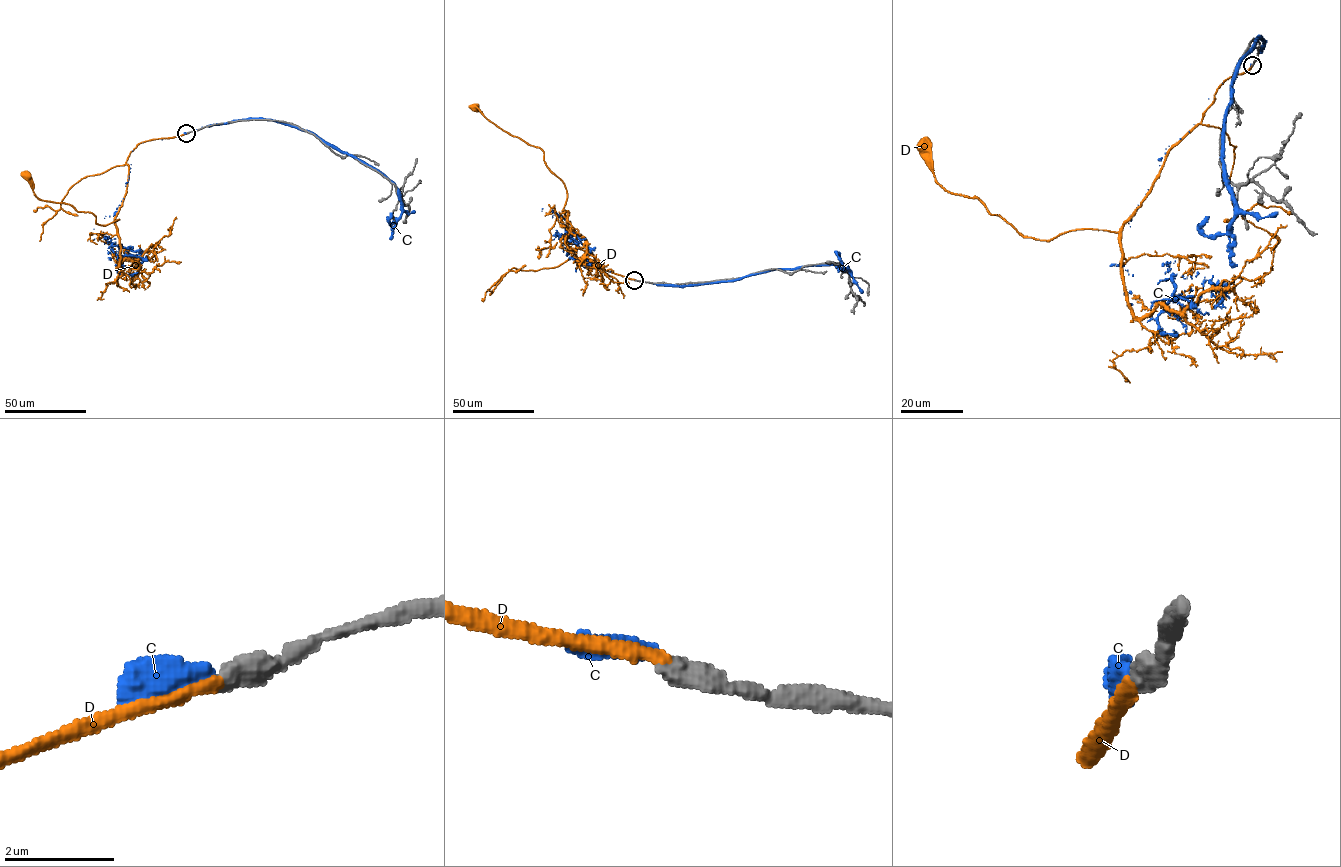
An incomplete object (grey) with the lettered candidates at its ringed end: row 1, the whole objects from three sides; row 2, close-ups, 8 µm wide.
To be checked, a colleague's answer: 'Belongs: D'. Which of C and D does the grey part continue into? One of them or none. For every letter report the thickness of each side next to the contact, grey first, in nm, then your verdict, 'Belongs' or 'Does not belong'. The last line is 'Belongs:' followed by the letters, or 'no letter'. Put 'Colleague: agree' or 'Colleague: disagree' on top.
Colleague: agree
C: Thickness 440 nm (grey) against 320 nm. Does not belong
D: Thickness 440 nm (grey) against 200 nm. Belongs
Belongs: D

